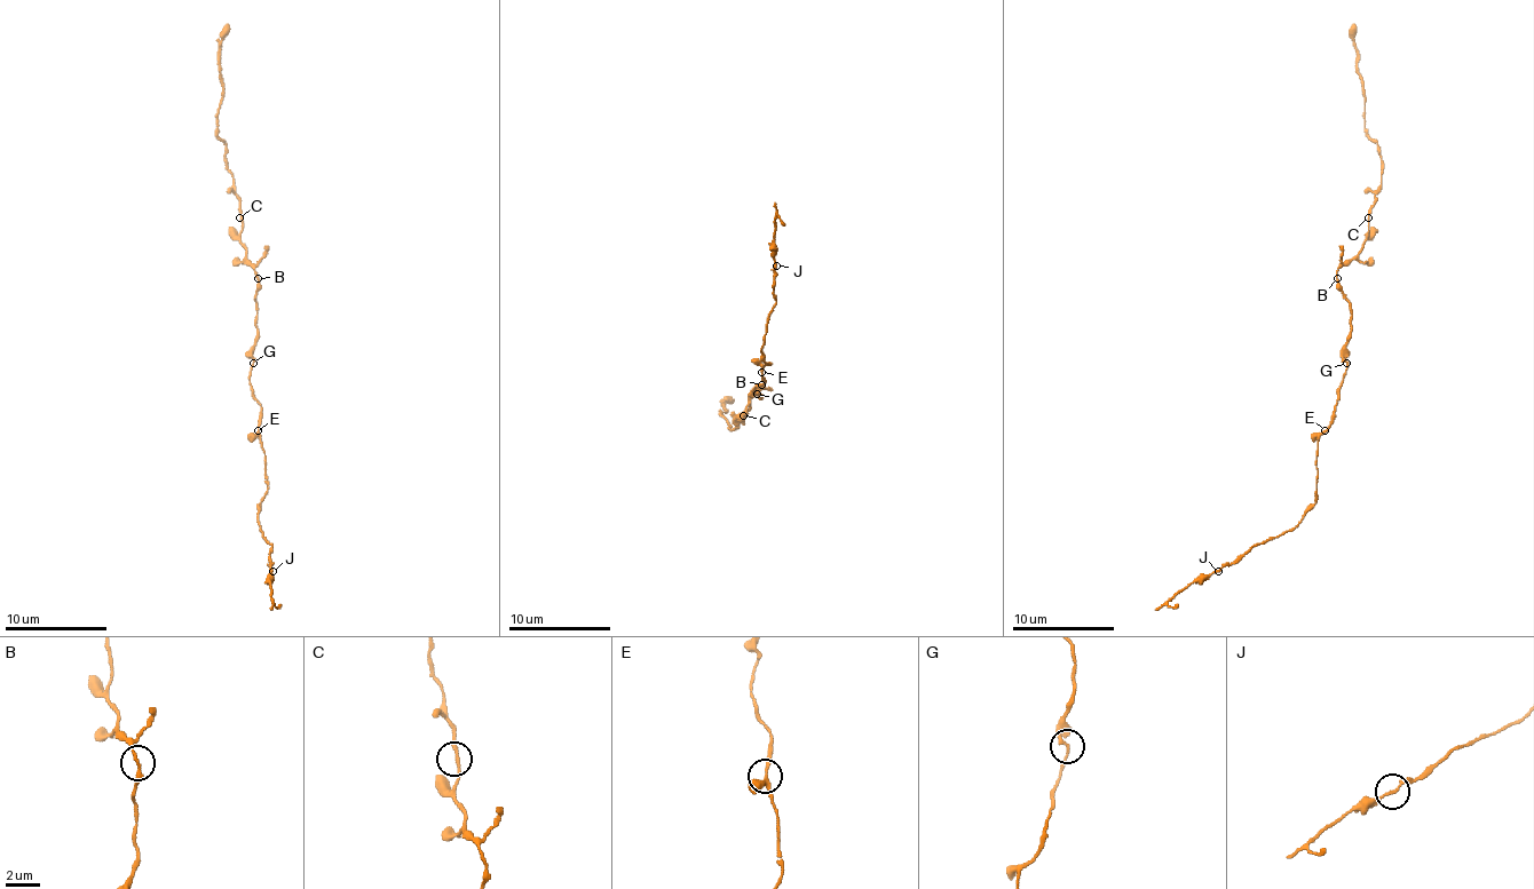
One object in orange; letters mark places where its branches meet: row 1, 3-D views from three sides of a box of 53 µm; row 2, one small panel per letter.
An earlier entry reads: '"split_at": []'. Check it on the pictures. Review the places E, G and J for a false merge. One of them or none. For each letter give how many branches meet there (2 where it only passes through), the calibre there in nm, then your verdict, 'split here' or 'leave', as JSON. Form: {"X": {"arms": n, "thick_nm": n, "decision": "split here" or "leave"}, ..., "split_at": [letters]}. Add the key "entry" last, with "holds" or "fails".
{"E": {"arms": 3, "thick_nm": 190, "decision": "leave"}, "G": {"arms": 2, "thick_nm": 170, "decision": "leave"}, "J": {"arms": 2, "thick_nm": 160, "decision": "leave"}, "split_at": [], "entry": "holds"}

